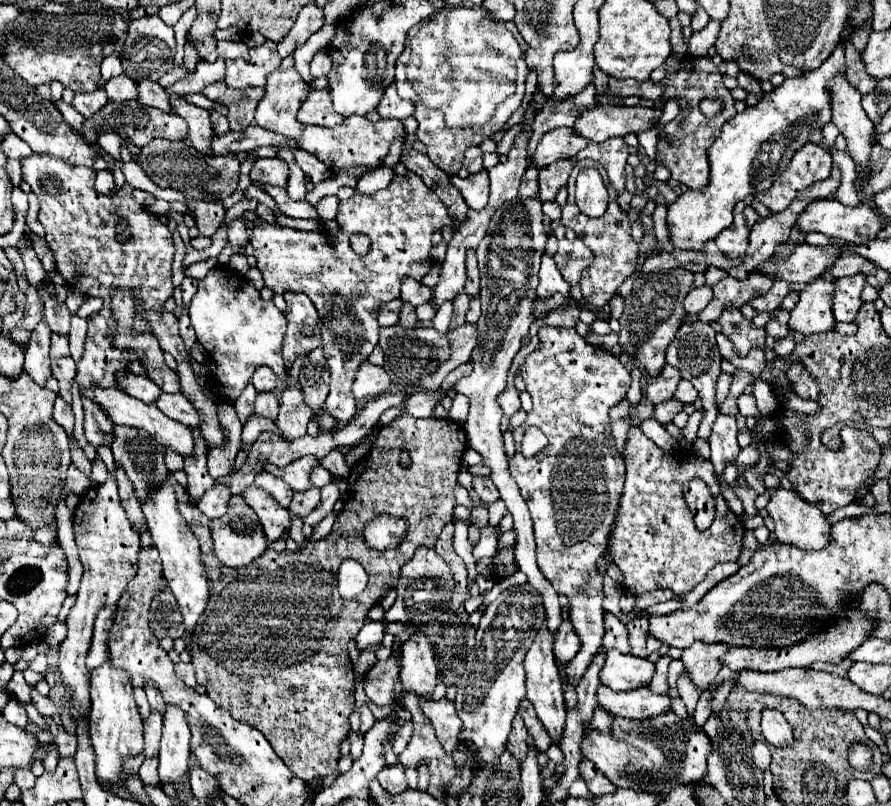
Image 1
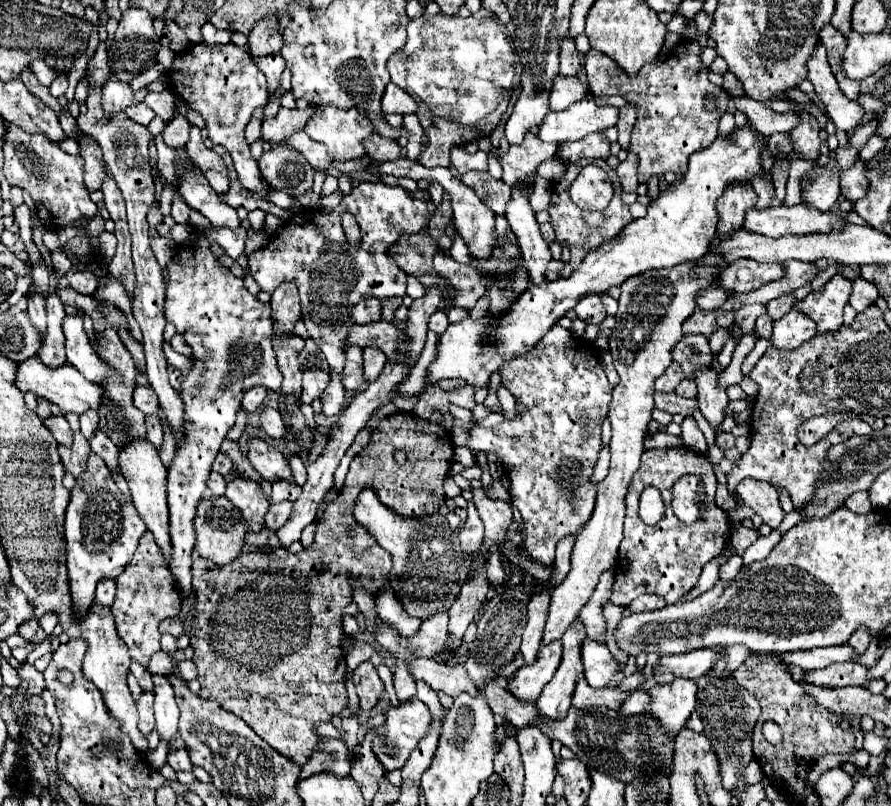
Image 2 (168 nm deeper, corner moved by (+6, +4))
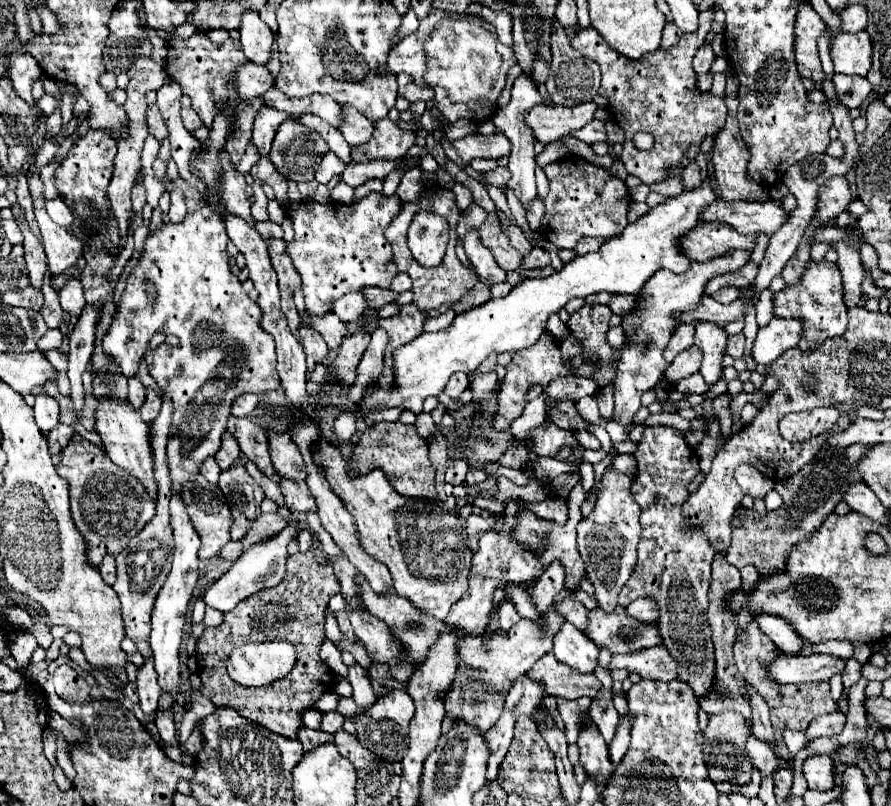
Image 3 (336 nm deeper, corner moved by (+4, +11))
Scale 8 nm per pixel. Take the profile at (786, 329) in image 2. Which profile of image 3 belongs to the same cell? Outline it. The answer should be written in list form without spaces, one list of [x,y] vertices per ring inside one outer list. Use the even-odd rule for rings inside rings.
[[[776,320],[758,330],[758,338],[752,348],[752,358],[756,364],[772,364],[778,356],[786,350],[796,348],[798,336],[802,336],[802,322],[800,320]]]

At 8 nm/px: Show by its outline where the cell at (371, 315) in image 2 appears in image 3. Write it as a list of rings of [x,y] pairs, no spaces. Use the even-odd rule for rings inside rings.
[[[350,292],[332,302],[330,312],[334,312],[342,322],[356,322],[366,314],[366,300],[360,292]]]

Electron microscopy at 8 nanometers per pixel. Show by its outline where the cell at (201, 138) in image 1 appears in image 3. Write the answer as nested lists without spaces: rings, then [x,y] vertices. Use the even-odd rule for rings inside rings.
[[[222,152],[220,160],[224,168],[220,184],[222,184],[222,200],[226,204],[226,210],[238,218],[244,218],[250,226],[254,226],[256,220],[252,218],[250,200],[246,194],[246,178],[234,170],[228,152]]]

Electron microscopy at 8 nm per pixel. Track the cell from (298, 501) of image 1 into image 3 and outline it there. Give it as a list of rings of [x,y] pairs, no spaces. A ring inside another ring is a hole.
[[[260,514],[252,528],[246,532],[246,536],[242,538],[242,550],[248,550],[250,546],[254,544],[260,544],[260,542],[266,542],[274,536],[278,536],[284,528],[286,528],[286,520],[280,516],[280,514]]]

